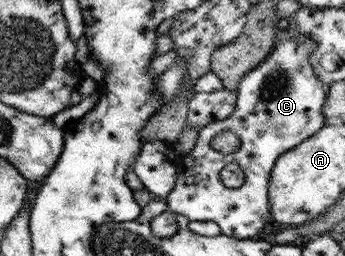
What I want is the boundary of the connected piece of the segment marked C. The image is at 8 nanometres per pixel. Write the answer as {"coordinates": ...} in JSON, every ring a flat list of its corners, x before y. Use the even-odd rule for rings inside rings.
{"coordinates":[[279,18,276,46,264,62,243,75,236,90,234,114,201,128,194,148,184,154,180,184,176,184,174,191,164,199,168,206,172,204,172,212,178,212,180,218,186,216,189,222,215,222,222,229,222,235,238,240,257,238,273,220,268,190,278,156,296,148,326,125,322,111,327,98,326,88,310,64,314,47,316,42,304,34,292,40,287,19],[226,130,238,136,240,147,229,154,211,150,211,139],[228,163,238,163,244,171,245,184,240,188,227,188,222,183,220,172]]}

